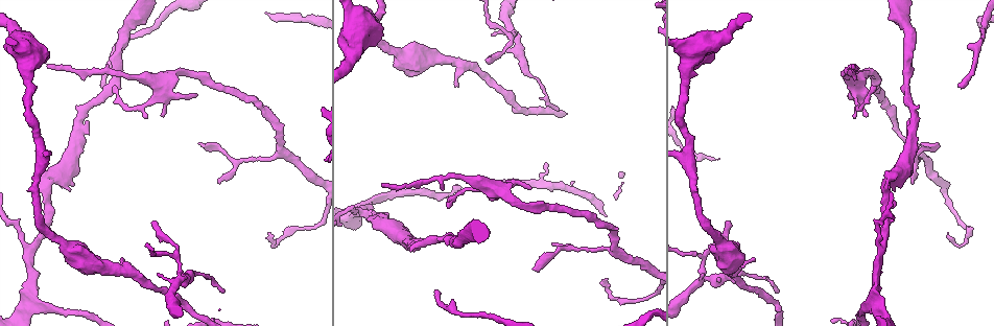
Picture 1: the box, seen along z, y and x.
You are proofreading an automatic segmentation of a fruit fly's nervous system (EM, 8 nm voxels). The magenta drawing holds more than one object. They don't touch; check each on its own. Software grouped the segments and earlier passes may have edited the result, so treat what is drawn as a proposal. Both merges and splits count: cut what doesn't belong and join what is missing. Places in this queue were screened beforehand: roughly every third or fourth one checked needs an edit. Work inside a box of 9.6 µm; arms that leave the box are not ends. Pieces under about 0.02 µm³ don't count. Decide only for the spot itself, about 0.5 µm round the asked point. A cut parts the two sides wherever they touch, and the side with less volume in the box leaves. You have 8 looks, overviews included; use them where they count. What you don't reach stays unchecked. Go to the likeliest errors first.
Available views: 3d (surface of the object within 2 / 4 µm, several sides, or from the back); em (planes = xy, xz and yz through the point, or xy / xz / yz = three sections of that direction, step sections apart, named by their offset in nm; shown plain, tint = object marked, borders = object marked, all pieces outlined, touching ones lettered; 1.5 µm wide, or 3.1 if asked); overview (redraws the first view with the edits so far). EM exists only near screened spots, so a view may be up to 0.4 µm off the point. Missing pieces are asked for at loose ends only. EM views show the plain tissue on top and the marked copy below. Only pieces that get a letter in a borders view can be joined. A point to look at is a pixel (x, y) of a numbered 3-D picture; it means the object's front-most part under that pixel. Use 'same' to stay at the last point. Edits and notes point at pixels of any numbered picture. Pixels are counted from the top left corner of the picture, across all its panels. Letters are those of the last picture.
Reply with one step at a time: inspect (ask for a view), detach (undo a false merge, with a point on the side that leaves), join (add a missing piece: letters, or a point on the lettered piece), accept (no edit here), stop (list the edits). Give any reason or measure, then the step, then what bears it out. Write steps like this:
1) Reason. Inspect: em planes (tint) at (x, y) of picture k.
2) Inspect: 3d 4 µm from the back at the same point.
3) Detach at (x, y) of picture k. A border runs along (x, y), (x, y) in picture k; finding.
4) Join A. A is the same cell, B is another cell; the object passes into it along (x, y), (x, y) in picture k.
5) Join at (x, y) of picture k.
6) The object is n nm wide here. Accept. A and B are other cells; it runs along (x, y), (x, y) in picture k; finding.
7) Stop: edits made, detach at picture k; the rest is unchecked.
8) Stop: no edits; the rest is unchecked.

Thick turns thin. Inspect: em xy step 8 (tint) at (189, 274) of picture 1.

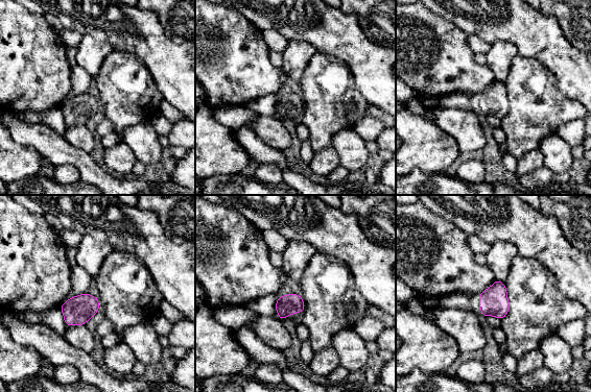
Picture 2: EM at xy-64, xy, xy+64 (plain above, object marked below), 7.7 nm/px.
Cut it another way. Inspect: em planes (borders) at the same point.

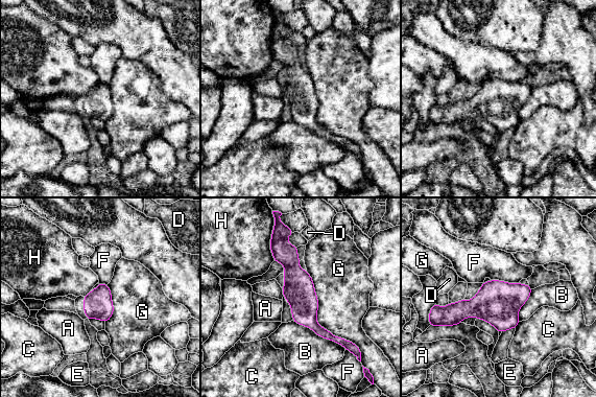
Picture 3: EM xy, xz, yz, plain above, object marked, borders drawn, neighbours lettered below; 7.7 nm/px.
Accept. A, B, C, D, E, F, G and H are other cells; continuous, no second cell.

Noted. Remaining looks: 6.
Free end. Inspect: em planes (borders) at (435, 291) of picture 1.

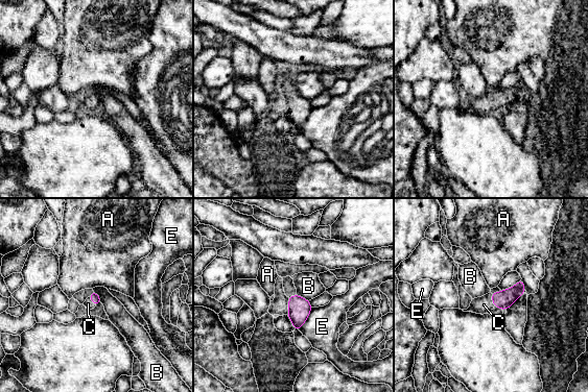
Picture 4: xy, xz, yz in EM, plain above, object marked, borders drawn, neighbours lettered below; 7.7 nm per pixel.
Join at (484, 304) of picture 4. C is the same cell, A, B and E are other cells; the object passes into it along (504, 298), (492, 299), (484, 304) in picture 4; the cell continues.

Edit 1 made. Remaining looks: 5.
Redraw. Inspect: overview.

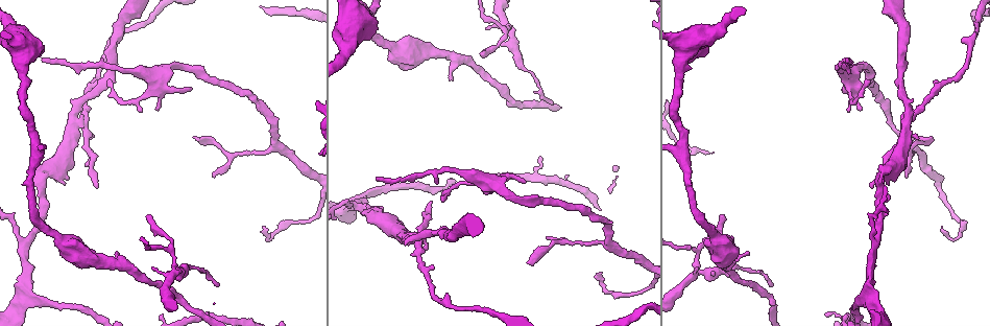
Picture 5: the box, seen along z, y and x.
Sharp bend. Inspect: 3d 4 µm at (379, 217) of picture 5.

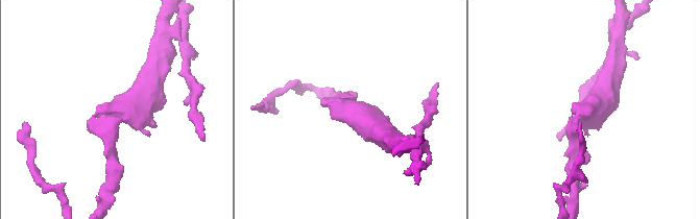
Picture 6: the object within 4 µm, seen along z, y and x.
The arms are 200, 440 nm wide. Inspect: em yz step 4 (borders) at (349, 109) of picture 6.

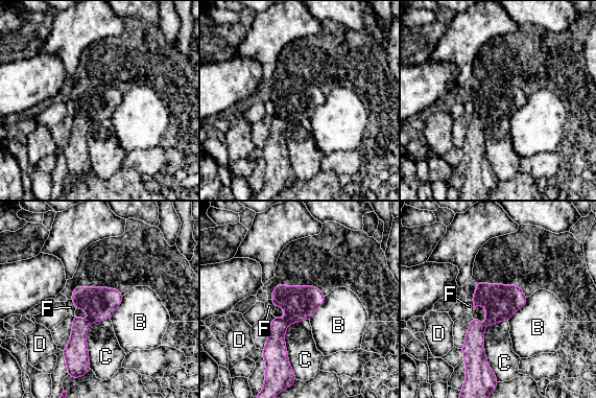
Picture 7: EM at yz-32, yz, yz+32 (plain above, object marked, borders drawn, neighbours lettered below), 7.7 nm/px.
The longest contact is with C, 420 nm. Accept. B, C, D and F are other cells; a border runs along (326, 296), (323, 303), (309, 320) in picture 7; continuous, no second cell.

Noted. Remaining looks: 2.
Stop: edits made, join at picture 4; the rest is unchecked.

